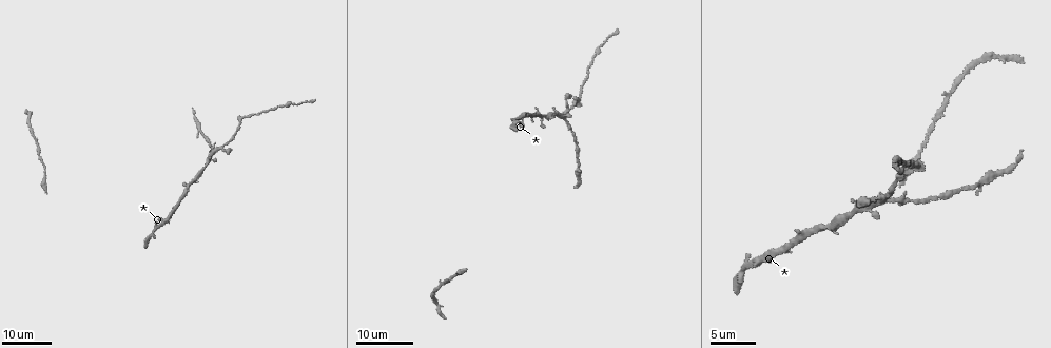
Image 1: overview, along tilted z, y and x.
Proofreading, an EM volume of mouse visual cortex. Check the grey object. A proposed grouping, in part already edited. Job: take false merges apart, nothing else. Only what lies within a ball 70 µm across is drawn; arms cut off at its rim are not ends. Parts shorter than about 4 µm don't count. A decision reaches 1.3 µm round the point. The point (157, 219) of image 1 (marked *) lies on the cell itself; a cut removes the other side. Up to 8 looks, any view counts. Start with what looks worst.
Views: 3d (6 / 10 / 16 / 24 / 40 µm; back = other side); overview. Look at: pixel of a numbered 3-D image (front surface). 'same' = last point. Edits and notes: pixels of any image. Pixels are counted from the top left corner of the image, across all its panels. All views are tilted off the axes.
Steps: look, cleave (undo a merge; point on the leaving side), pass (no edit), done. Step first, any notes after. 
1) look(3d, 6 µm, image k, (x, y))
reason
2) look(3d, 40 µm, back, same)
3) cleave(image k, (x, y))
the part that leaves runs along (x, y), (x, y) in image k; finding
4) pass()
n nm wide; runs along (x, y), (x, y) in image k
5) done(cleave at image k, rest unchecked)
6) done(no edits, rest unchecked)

look(3d, 16 µm, image 1, (566, 119))
arms part here

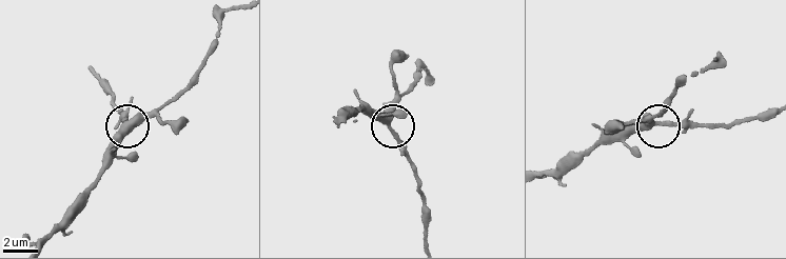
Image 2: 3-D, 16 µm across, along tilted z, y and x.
look(3d, 10 µm, image 2, (388, 122))

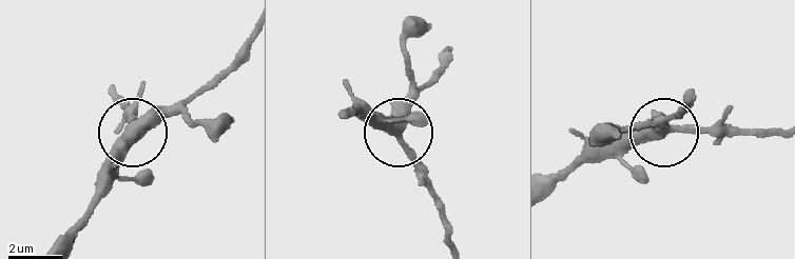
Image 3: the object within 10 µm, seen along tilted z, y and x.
pass()
runs along (355, 116), (384, 121), (429, 176) in image 3; continuous, no second cell

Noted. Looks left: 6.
look(3d, 16 µm, image 1, (758, 264))
arms part here

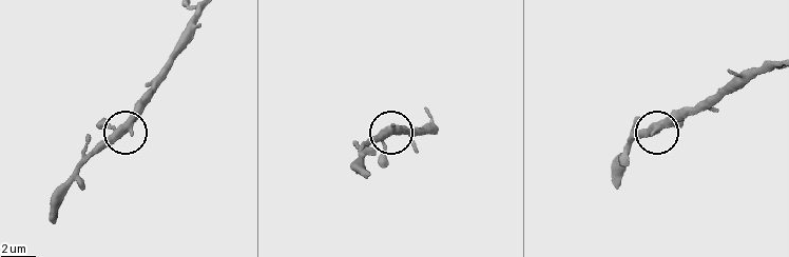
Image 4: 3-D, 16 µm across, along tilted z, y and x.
look(3d, 10 µm, image 4, (384, 133))

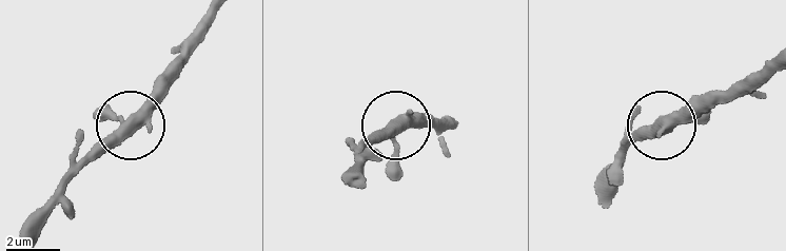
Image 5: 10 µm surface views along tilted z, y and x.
look(3d, 6 µm, image 5, (400, 127))

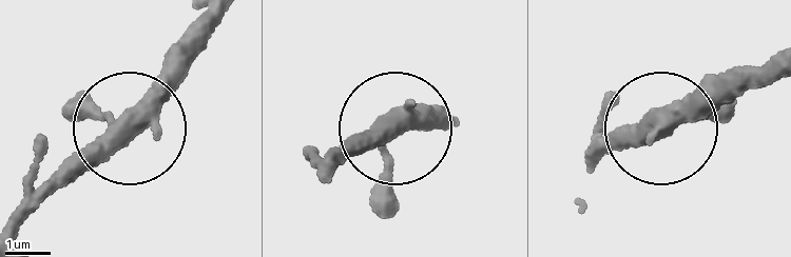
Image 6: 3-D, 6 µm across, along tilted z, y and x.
pass()
3 arms; runs along (60, 112), (119, 131), (46, 180) in image 6; continuous, no second cell

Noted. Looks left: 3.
look(3d, 24 µm, image 1, (825, 227))
narrows sharply

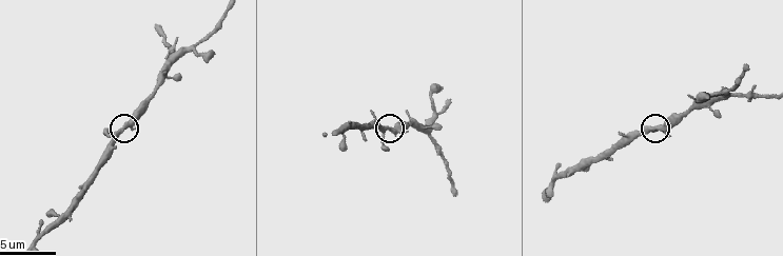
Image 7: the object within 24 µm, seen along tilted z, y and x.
look(3d, 6 µm, image 7, (388, 129))

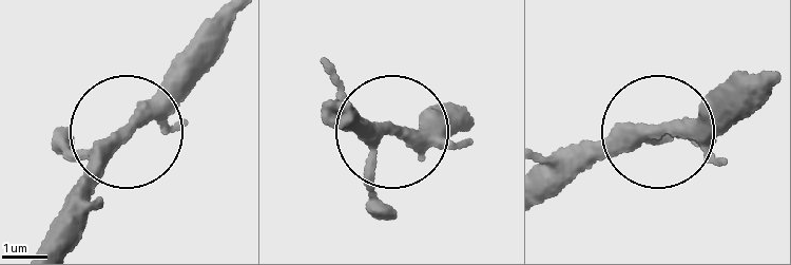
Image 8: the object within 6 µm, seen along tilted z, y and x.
pass()
240 nm wide; runs along (545, 192), (664, 134), (735, 127) in image 8; all the same cell

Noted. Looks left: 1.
done(no edits, rest unchecked)

